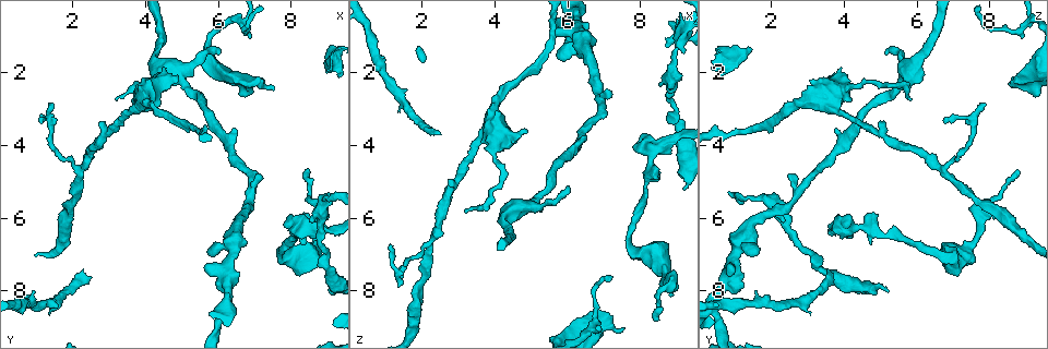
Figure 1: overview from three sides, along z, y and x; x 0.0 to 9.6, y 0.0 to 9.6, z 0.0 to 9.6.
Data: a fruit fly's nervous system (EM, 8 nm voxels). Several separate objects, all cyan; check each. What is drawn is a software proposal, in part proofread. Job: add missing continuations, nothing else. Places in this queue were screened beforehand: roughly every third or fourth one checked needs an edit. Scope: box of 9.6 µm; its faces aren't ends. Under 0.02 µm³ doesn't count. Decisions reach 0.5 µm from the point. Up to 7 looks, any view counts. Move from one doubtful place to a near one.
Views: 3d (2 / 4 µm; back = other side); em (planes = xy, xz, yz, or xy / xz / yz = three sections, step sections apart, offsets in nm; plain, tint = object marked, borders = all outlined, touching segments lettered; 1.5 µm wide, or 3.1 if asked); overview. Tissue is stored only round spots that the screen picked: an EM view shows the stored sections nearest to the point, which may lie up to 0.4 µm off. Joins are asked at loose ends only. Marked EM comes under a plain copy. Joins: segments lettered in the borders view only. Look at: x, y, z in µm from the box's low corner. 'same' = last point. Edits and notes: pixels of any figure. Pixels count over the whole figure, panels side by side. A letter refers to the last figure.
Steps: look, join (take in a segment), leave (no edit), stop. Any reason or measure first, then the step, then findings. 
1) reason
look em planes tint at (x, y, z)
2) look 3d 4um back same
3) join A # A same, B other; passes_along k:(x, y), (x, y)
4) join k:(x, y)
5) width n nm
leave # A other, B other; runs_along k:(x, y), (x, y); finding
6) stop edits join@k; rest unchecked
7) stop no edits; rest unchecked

free end
look em planes borders at (7.60, 2.50, 9.05)

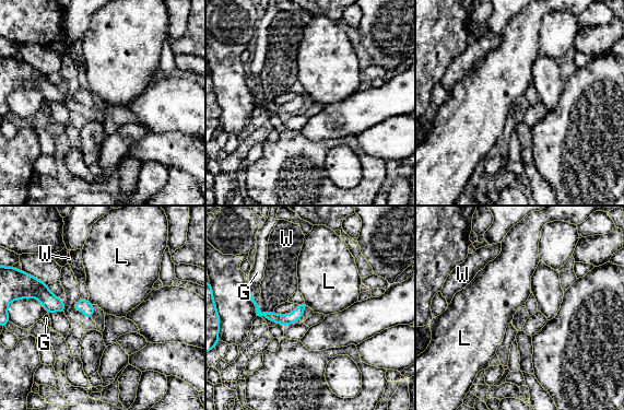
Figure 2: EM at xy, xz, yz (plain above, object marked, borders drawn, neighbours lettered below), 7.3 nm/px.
leave # G other, L other, W other; border 2:(87, 300), (93, 304); no lettered segment goes on from it

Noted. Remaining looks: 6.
end of a long branch
look em planes borders at (8.50, 4.70, 8.80)

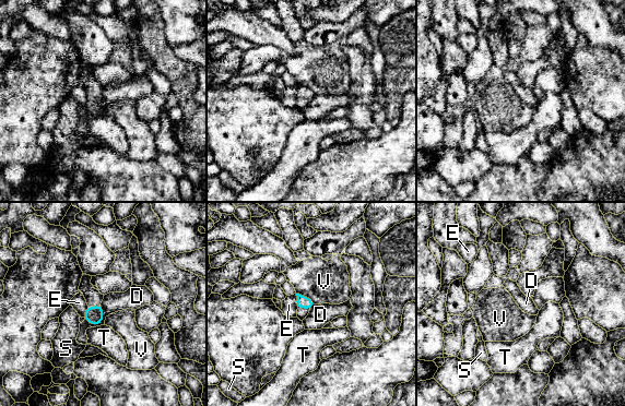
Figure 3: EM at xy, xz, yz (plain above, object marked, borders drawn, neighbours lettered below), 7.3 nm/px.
leave # D other, E other, S other, T other, V other; border 3:(101, 305), (98, 324), (84, 320); no lettered segment goes on from it

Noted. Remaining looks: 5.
branch stops here
look 3d 4um at (1.35, 2.85, 7.85)

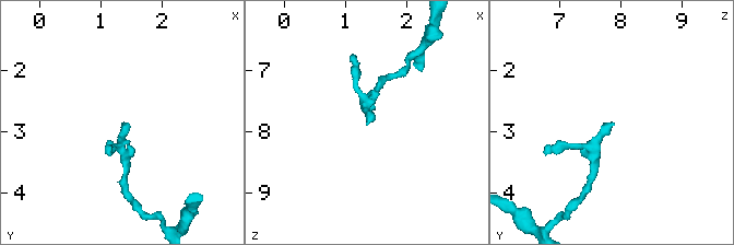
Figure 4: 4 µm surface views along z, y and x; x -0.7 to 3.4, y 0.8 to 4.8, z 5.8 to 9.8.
now the EM
look em planes tint at (1.40, 2.85, 7.85)

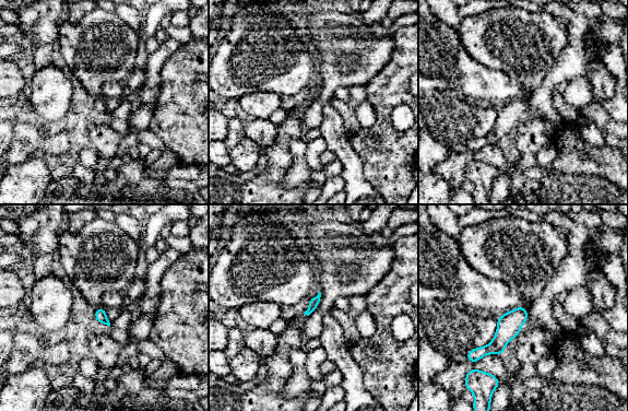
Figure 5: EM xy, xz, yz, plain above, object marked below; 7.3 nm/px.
look em planes borders same

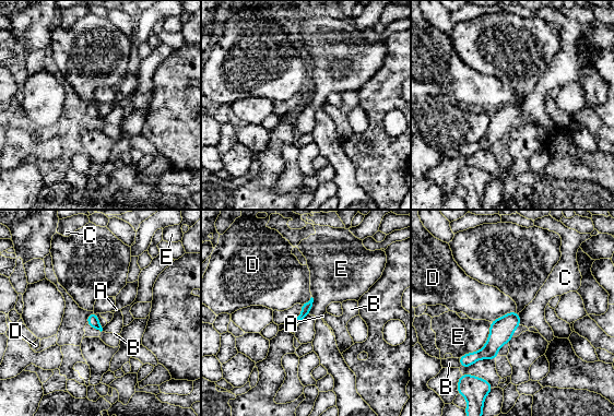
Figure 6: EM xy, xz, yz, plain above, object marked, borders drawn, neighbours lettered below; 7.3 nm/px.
width 70 nm; longest_contact E 360 nm
leave # A other, B other, C other, D other, E other; none of them fits

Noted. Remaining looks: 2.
stop no edits; rest unchecked

